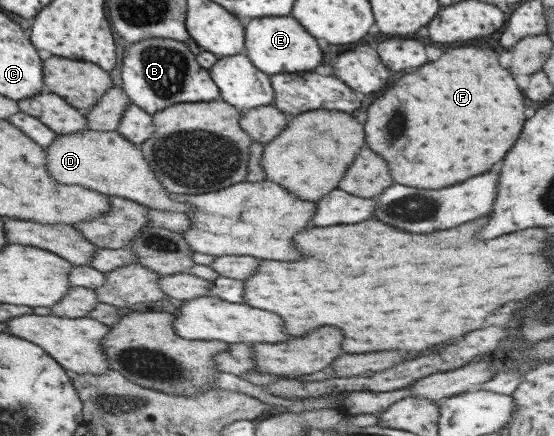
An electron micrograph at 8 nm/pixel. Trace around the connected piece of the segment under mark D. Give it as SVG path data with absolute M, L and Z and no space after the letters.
M85 129L69 134L55 135L51 145L45 147L44 150L47 174L59 184L76 185L77 188L89 189L105 196L132 200L148 209L179 211L185 214L193 209L187 202L172 197L165 188L161 188L159 180L155 178L155 172L151 172L151 166L143 158L139 146L125 140L116 130L101 132Z

